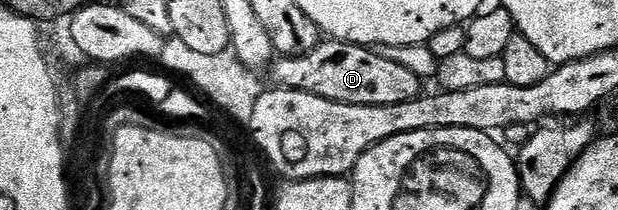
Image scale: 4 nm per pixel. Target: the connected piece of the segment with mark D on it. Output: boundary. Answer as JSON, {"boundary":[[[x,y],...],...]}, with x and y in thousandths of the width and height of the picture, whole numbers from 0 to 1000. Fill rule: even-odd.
{"boundary":[[[519,190],[508,243],[487,271],[448,267],[439,295],[442,410],[456,424],[481,424],[568,500],[636,500],[657,490],[681,457],[683,376],[670,338],[657,338],[650,300],[629,300],[605,262],[600,224],[568,214],[558,195]]]}

